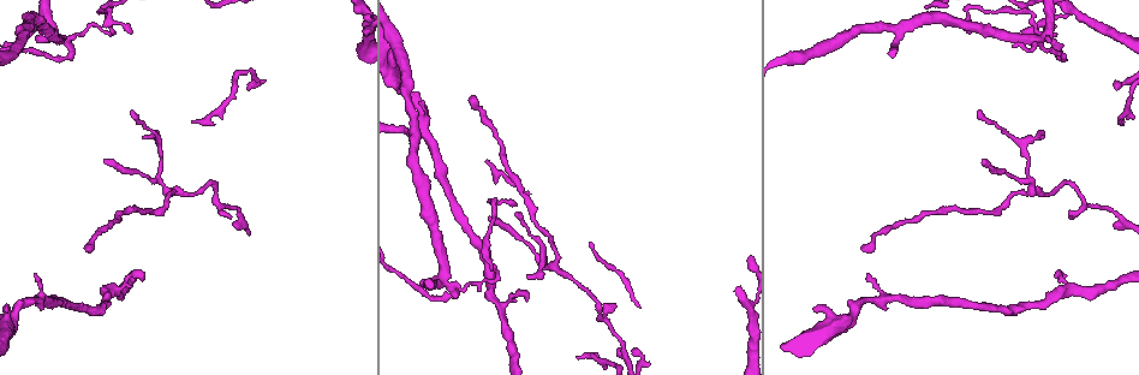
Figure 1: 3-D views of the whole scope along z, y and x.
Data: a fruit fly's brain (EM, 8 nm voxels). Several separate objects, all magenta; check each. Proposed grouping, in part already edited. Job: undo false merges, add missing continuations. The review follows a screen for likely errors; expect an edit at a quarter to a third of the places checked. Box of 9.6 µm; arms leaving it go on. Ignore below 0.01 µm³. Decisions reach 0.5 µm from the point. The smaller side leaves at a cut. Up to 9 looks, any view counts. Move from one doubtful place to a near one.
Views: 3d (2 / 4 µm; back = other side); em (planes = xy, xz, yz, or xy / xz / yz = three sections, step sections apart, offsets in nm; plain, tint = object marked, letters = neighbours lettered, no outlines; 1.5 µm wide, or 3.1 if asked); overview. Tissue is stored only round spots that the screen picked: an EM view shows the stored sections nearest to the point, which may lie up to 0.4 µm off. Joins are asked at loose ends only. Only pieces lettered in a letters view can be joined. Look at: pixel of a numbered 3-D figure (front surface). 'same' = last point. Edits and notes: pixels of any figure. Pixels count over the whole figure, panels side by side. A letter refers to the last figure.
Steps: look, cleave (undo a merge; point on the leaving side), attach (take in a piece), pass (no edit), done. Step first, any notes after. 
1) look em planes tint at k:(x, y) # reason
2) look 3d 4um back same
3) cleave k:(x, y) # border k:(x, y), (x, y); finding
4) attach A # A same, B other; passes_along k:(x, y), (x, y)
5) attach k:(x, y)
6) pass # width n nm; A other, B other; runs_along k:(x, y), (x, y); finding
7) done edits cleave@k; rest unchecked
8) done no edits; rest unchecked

look em planes tint at 1:(514, 204) # end of a long branch

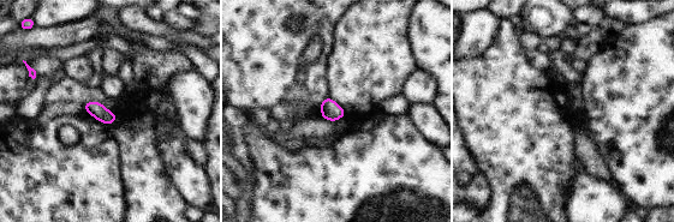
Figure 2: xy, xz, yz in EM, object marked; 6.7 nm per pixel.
look em planes letters same # see the neighbours

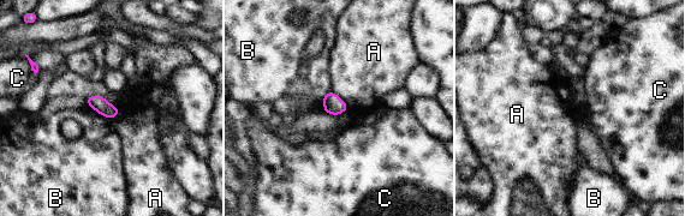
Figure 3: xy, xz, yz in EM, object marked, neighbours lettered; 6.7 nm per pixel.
pass # longest_contact A 180 nm; A other, B other, C other; none of them fits

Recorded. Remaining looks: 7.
look em xy step 4 plain at 1:(983, 162) # tapers out

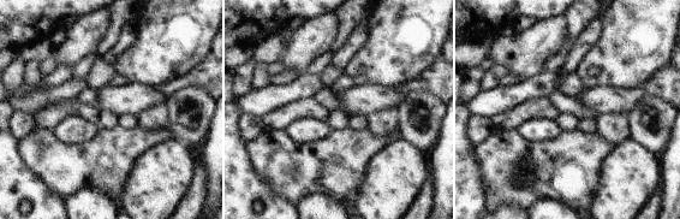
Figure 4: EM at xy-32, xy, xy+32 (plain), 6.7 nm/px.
look em xy step 4 letters same

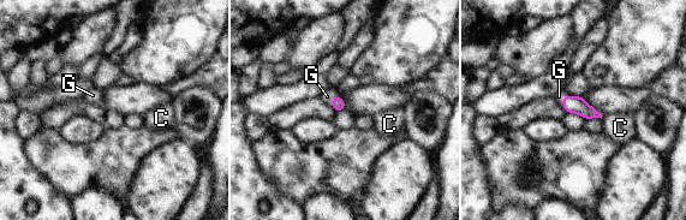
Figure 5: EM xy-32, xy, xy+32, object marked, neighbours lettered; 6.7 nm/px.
attach G # longest_contact G 70 nm; C other, G same; passes_along 5:(338, 102), (333, 99), (327, 96); the neuron continues

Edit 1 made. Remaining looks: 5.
look overview # see it whole again

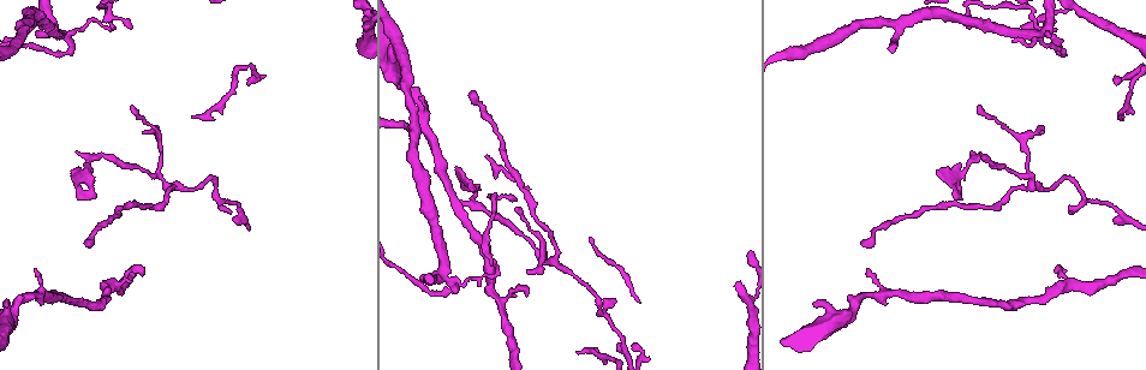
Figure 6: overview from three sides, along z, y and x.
look 3d 4um at 6:(144, 131) # an open end

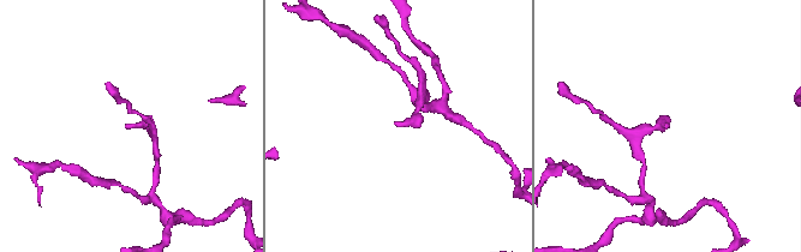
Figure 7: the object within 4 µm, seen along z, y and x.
look em planes plain at 7:(666, 127)

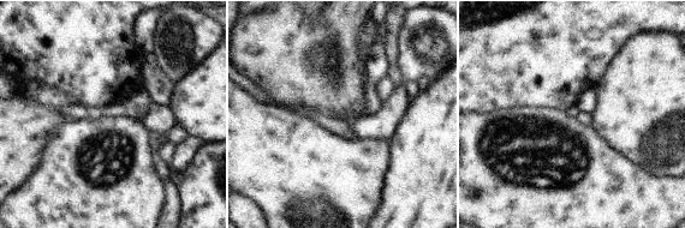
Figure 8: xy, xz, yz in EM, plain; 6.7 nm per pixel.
look em planes letters same # what lies round it

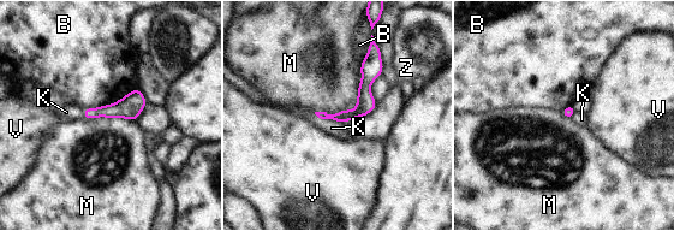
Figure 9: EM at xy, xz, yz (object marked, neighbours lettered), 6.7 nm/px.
pass # longest_contact B 400 nm; B other, K other, M other, V other, Z other; runs_along 9:(375, 54), (364, 104), (352, 114), (321, 114); none of them fits

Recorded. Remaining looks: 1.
done edits attach@5; rest unchecked

